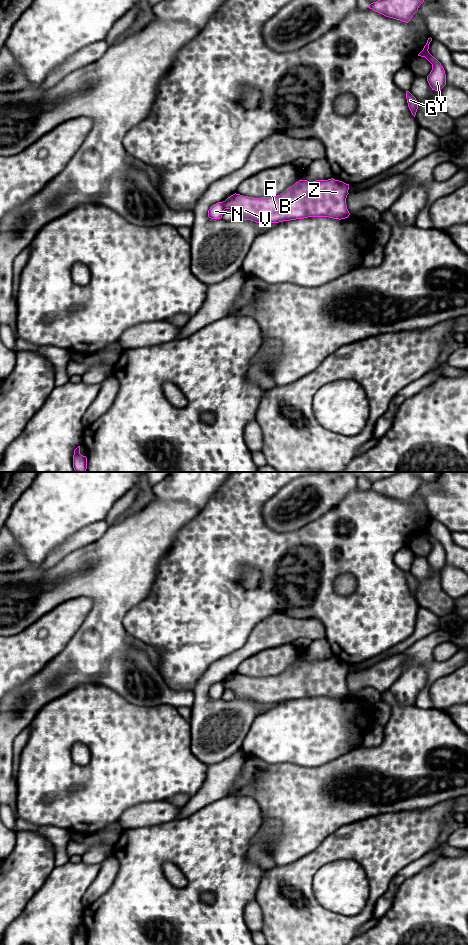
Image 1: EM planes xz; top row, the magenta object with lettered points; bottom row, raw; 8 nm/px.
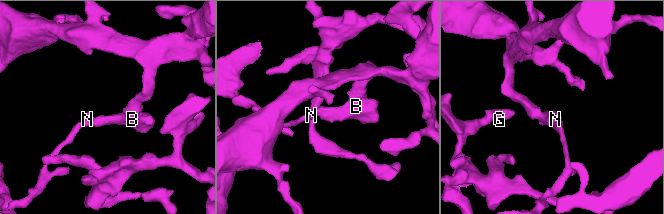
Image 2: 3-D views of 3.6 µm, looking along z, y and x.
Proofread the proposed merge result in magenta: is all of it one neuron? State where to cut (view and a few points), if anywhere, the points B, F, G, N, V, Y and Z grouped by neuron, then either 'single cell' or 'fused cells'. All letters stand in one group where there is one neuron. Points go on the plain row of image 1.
cut xz (223, 681), (225, 688); groups B F G V Y Z / N; fused cells

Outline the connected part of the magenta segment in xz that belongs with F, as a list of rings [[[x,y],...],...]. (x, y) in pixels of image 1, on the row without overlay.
[[[333,658],[313,662],[299,660],[277,676],[253,678],[235,673],[223,682],[225,689],[232,690],[237,699],[251,700],[260,704],[279,703],[308,697],[329,697],[341,700],[350,695],[346,685],[348,670],[349,664]]]

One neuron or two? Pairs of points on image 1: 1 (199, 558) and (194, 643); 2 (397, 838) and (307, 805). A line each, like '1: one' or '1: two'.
1: one
2: two

